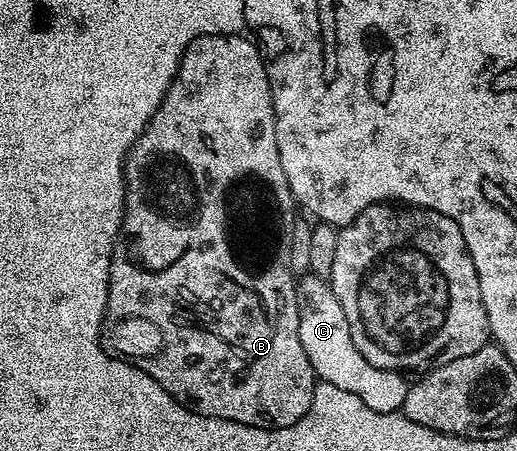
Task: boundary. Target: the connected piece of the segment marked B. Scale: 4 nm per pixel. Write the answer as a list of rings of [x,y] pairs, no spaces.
[[[205,35],[189,43],[165,99],[127,152],[127,159],[123,162],[123,178],[127,180],[123,227],[119,240],[115,242],[115,250],[111,253],[109,295],[99,332],[99,341],[105,352],[122,357],[145,371],[145,375],[157,379],[170,397],[195,413],[262,429],[280,429],[297,423],[297,419],[309,411],[317,384],[309,355],[305,355],[305,347],[301,347],[297,277],[291,274],[291,236],[295,233],[297,202],[291,196],[291,188],[281,167],[281,155],[277,151],[275,112],[271,84],[267,78],[267,62],[250,36]]]

